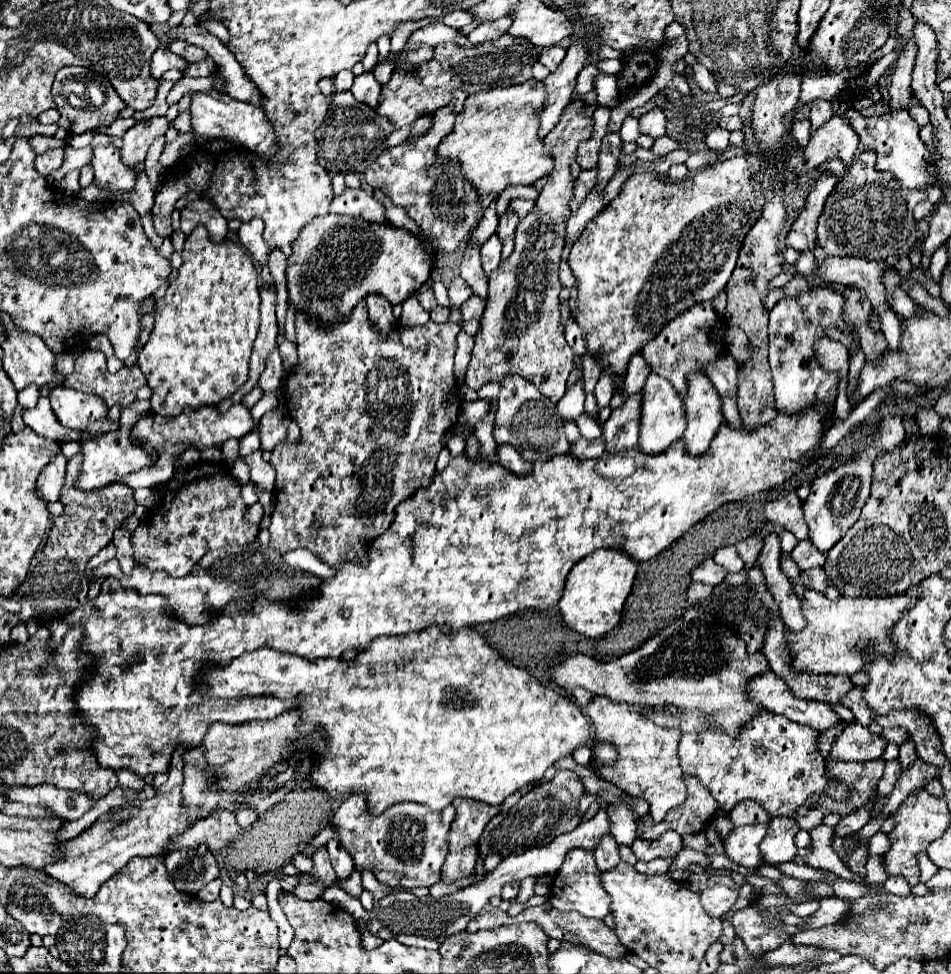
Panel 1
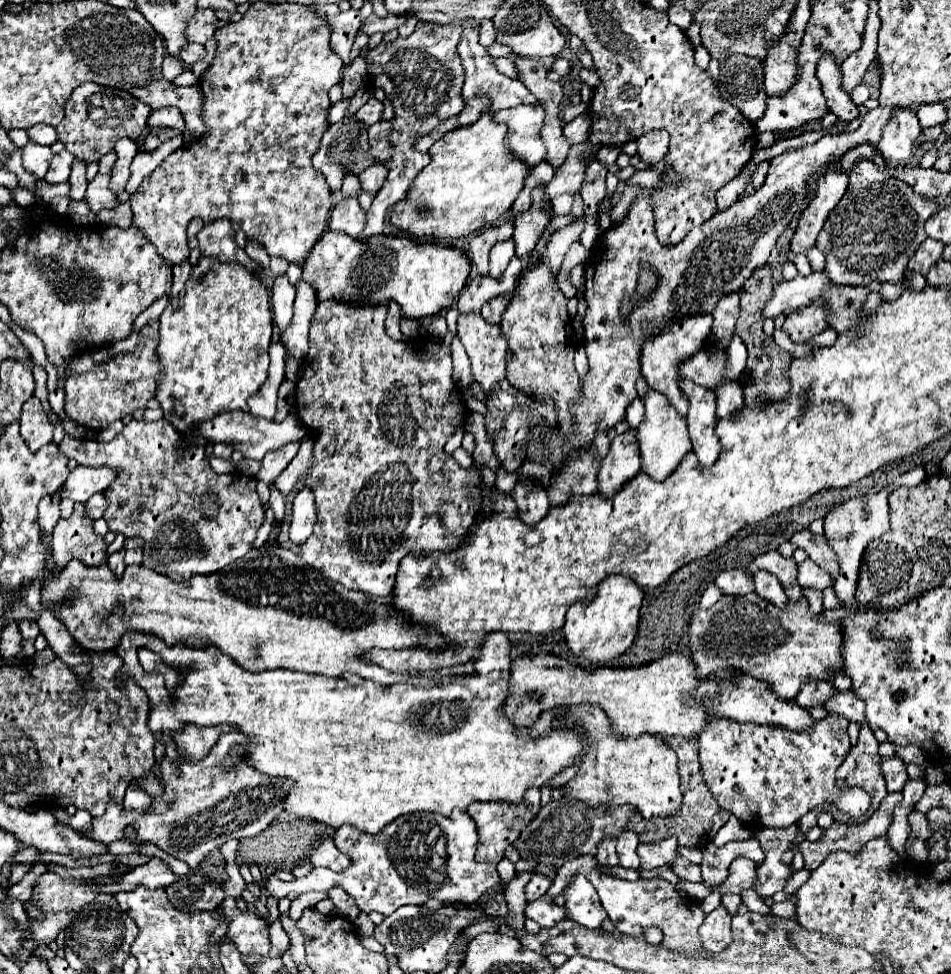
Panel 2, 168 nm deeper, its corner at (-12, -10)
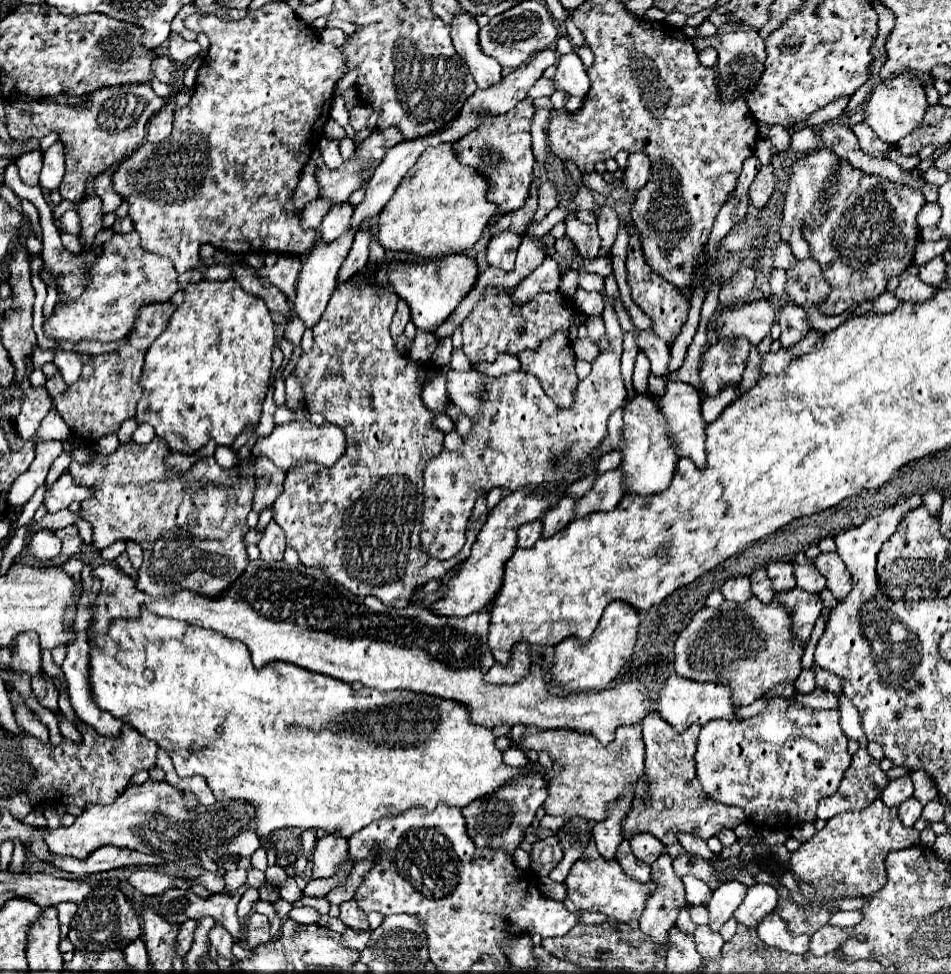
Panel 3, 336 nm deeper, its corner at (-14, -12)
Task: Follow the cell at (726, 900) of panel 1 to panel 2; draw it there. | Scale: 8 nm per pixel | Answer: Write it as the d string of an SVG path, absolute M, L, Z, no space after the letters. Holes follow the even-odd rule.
M719 906L707 914L705 922L699 928L703 946L707 950L721 952L731 944L731 918L733 914L725 906Z

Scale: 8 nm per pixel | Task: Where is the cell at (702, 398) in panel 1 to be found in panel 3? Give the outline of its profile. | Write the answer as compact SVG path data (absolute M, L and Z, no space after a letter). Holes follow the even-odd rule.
M669 380L667 382L667 390L661 396L661 412L667 418L667 436L673 440L675 448L677 448L677 456L685 456L689 460L693 460L695 466L703 468L705 466L705 420L701 418L701 398L697 394L697 390L681 380Z

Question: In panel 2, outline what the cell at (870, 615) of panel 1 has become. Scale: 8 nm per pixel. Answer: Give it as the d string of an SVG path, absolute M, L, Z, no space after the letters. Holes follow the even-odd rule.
M757 592L745 594L745 596L721 596L721 600L715 606L707 610L699 608L693 612L687 632L691 638L693 662L697 664L697 676L705 678L711 670L717 670L717 668L743 670L745 674L771 684L773 692L783 700L793 700L799 694L803 684L829 680L833 672L845 672L843 658L841 658L841 642L843 642L841 626L837 622L823 620L821 614L811 616L809 604L805 598L801 602L789 602L787 610L781 612L781 608L767 602Z

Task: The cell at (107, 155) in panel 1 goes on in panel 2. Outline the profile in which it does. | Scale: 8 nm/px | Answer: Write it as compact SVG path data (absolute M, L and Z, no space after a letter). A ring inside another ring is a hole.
M97 174L87 186L85 200L89 202L89 208L95 214L99 214L99 210L103 210L103 208L119 206L117 194L113 194L113 190L109 190L109 178L111 178L111 174Z

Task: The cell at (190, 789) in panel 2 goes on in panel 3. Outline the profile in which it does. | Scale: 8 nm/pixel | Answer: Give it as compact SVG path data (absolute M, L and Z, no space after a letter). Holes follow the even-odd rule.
M147 780L145 784L129 784L127 790L109 806L91 804L83 808L83 814L65 828L47 830L43 842L49 852L55 856L73 856L85 860L95 848L117 846L129 848L143 854L157 854L169 864L177 860L191 860L197 856L197 850L213 850L221 844L227 844L243 830L255 830L255 810L239 800L215 802L213 806L197 806L193 812L187 812L183 806L183 796L177 788L167 782Z

